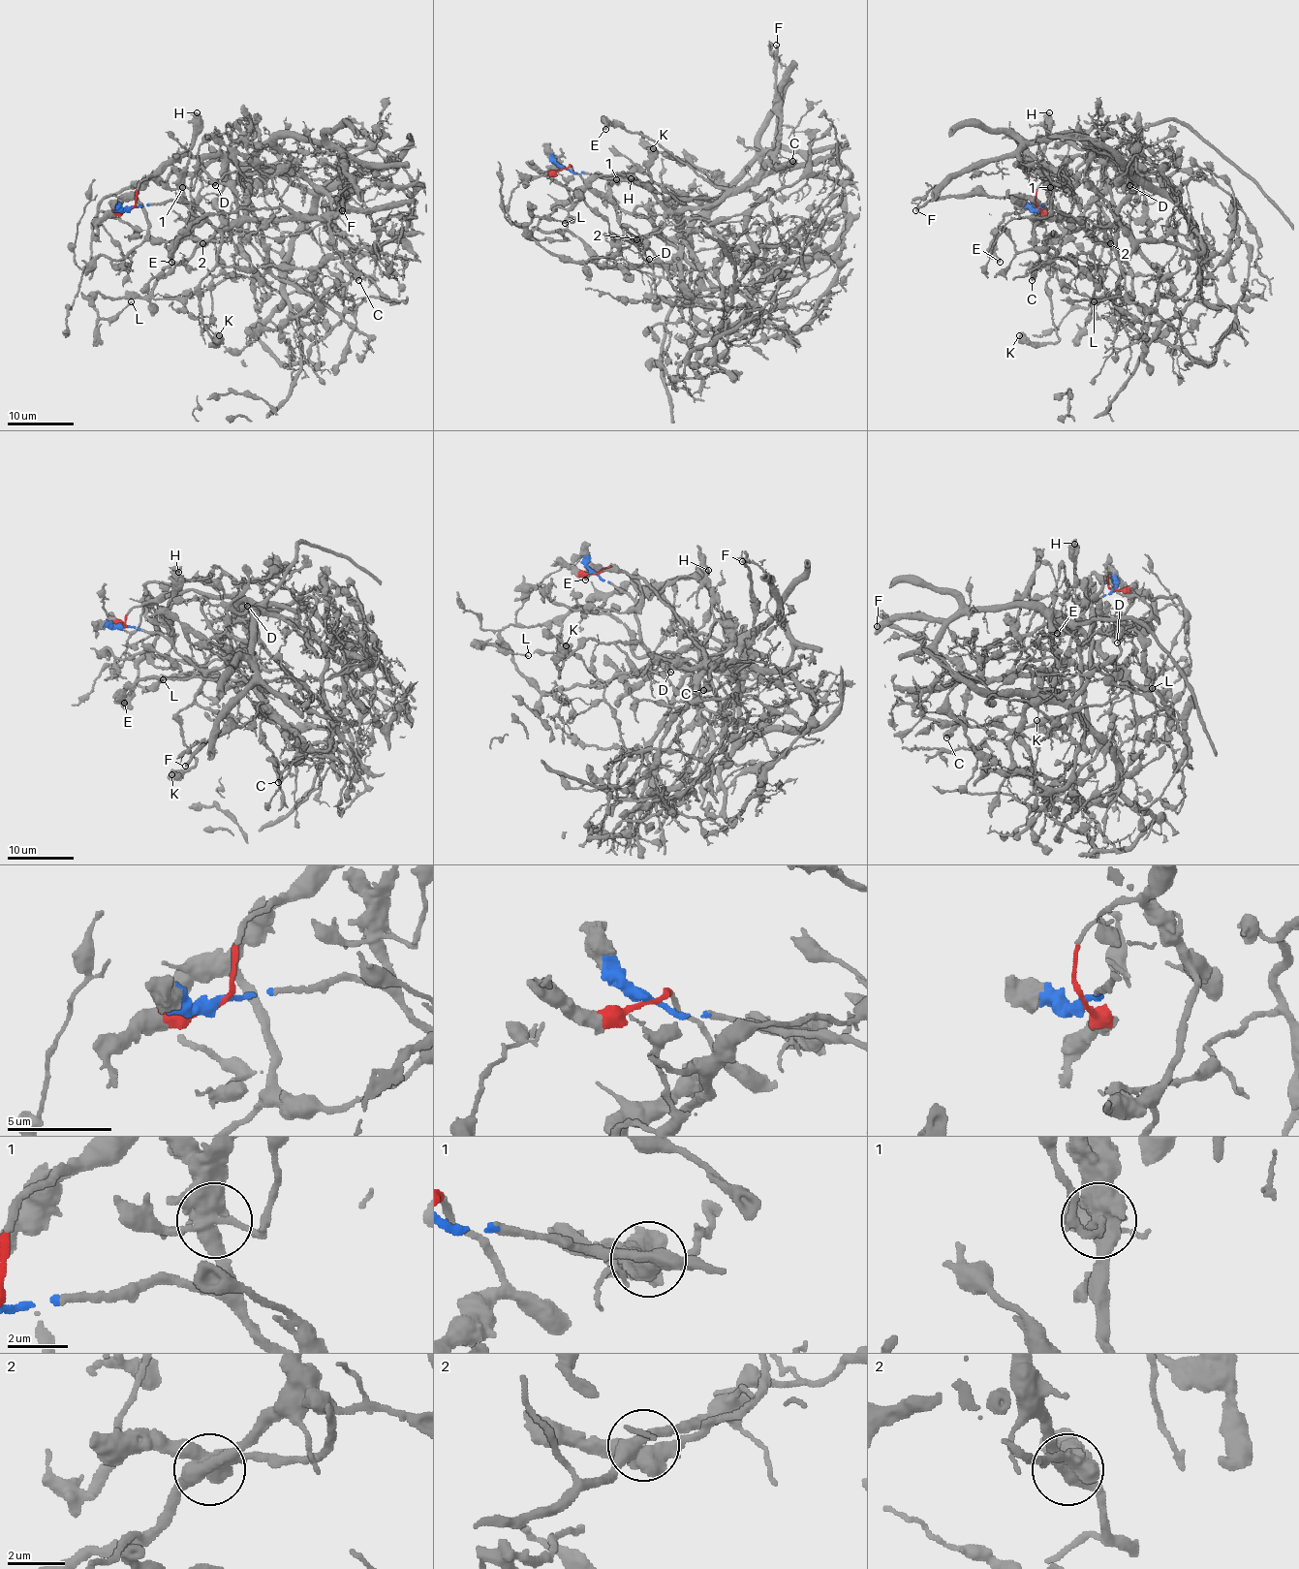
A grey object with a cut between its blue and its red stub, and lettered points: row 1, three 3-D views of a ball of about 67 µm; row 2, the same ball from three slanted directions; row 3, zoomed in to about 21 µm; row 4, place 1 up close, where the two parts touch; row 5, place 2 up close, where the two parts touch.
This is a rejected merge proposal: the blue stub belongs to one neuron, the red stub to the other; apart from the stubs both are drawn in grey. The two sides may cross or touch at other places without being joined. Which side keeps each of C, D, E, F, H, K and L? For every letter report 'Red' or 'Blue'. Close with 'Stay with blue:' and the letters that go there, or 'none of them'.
C: Blue
D: Red
E: Blue
F: Blue
H: Blue
K: Blue
L: Red
Stay with blue: C, E, F, H, K

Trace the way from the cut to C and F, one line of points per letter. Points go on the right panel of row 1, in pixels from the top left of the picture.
C: (1038, 207), (1048, 201), (1064, 229), (1075, 229), (1080, 220), (1041, 220), (1035, 227), (1038, 266), (1032, 280)
F: (1038, 207), (1048, 201), (1064, 229), (1080, 224), (1055, 220), (1013, 196), (942, 196), (915, 210)

